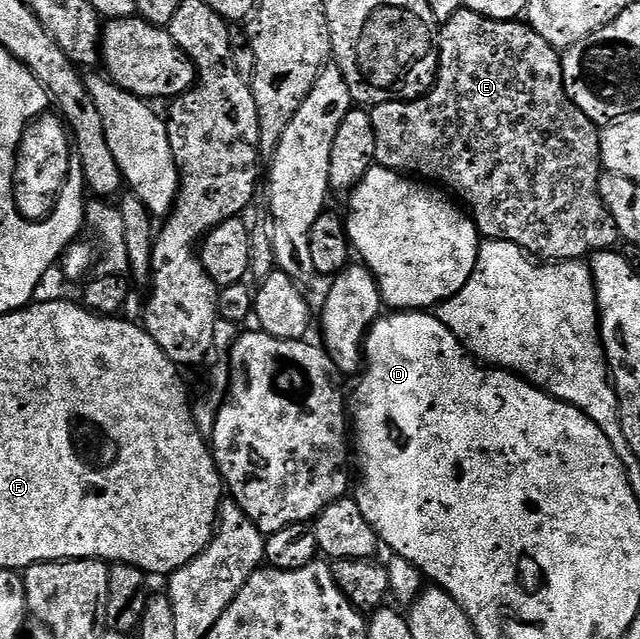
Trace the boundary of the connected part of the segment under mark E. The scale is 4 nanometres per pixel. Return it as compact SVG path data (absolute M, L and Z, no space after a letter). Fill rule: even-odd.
M522 20L482 24L486 26L458 25L446 24L441 27L438 35L438 77L434 87L427 94L415 98L413 102L385 102L369 111L372 128L376 128L375 163L389 170L396 170L403 176L417 176L427 183L437 184L453 192L472 215L479 235L483 239L511 242L535 259L545 260L550 264L577 262L589 259L590 255L599 254L602 250L615 249L619 245L617 242L620 242L618 225L616 220L612 220L598 191L598 181L604 173L600 152L602 135L595 122L588 120L588 116L584 116L584 112L580 112L580 108L576 108L576 104L568 96L562 71L562 54L555 46L548 44L544 36L537 34L529 24Z

